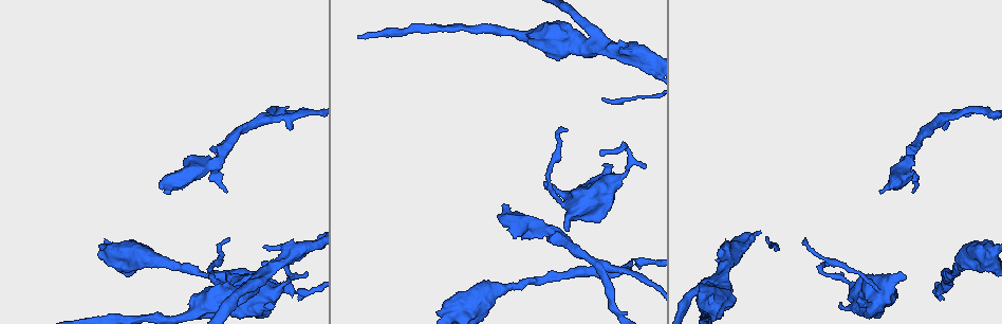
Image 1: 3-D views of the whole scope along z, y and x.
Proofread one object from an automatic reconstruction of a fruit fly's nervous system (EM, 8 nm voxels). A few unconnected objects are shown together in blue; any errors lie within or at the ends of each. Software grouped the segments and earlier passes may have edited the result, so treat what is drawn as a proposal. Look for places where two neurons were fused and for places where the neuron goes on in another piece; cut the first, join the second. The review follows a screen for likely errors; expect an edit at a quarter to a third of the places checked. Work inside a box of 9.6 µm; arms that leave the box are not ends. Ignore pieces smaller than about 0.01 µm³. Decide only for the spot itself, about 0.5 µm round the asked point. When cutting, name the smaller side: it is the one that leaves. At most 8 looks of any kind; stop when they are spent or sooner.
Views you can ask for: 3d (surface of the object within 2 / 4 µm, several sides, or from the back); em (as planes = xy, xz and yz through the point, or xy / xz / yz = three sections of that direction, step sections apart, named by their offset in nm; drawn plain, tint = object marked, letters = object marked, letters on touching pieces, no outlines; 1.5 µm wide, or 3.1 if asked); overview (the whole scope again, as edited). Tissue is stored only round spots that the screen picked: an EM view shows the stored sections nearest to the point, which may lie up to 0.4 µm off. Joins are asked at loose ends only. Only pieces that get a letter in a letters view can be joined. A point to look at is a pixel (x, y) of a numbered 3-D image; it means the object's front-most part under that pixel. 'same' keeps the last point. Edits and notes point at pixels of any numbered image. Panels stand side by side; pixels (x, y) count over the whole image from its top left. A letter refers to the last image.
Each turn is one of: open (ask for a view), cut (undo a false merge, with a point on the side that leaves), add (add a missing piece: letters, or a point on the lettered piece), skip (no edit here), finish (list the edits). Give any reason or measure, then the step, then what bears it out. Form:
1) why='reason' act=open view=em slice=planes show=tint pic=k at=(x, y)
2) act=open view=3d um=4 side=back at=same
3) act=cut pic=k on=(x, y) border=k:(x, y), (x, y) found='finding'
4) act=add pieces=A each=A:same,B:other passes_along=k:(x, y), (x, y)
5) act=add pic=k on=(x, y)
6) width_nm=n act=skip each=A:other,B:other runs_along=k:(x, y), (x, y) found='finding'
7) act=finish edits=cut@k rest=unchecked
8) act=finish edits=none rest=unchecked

why='branch stops here' act=open view=3d um=2 pic=1 at=(858, 303)

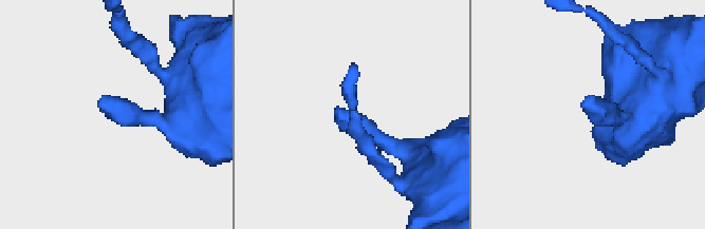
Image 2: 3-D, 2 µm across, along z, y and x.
why='need the tissue' act=open view=em slice=xz step=4 show=tint pic=2 at=(584, 107)

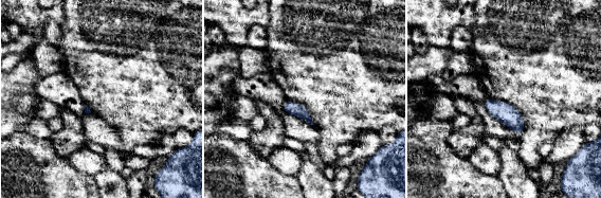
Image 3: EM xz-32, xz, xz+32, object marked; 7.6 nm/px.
why='cut it another way' act=open view=em slice=planes show=letters at=same

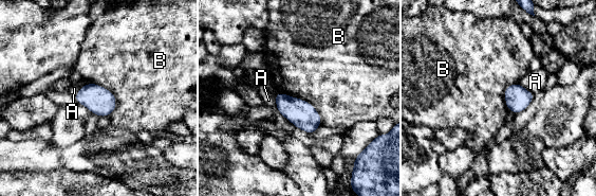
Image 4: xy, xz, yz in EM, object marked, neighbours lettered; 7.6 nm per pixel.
act=skip each=A:other,B:other border=4:(279, 91), (313, 106), (313, 134) found='no lettered piece goes on from it'

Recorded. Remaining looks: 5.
why='free end' act=open view=3d um=4 pic=1 at=(840, 306)

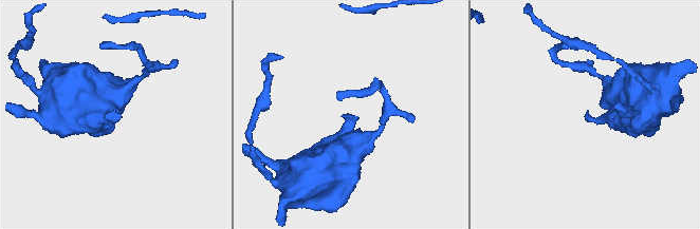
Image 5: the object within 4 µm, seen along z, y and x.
why='shape alone is not enough' act=open view=em um=3.1 slice=yz step=16 show=letters pic=5 at=(586, 116)

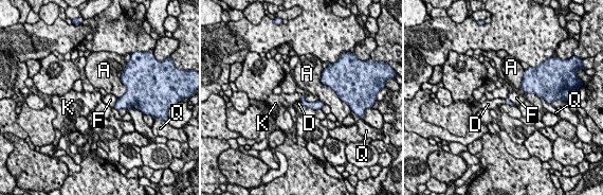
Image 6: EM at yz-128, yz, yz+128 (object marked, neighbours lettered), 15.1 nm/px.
act=open view=em um=3.1 slice=planes show=letters at=same

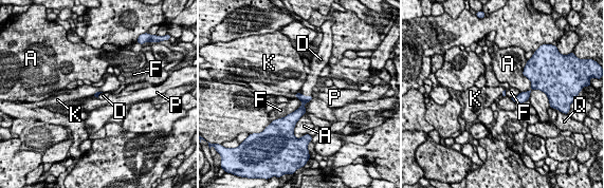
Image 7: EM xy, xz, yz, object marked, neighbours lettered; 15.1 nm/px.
act=add pieces=D each=A:other,D:same,F:other,K:other,P:other,Q:other passes_along=7:(300, 111), (306, 96), (310, 82) found='the neuron continues'

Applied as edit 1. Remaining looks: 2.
act=finish edits=add@7 rest=unchecked

